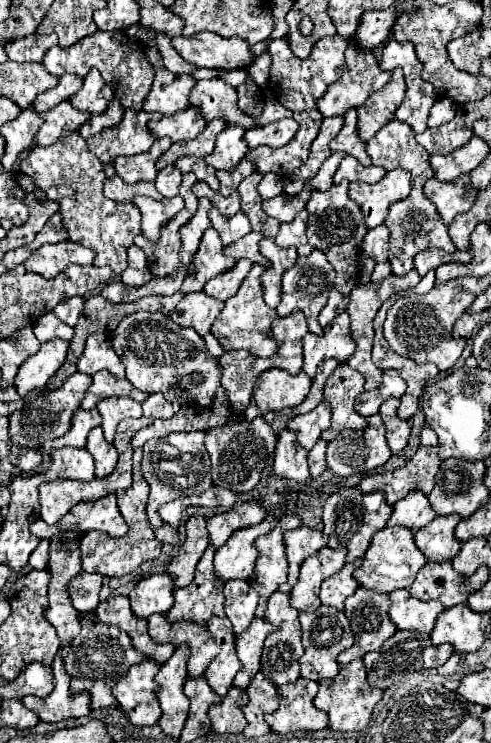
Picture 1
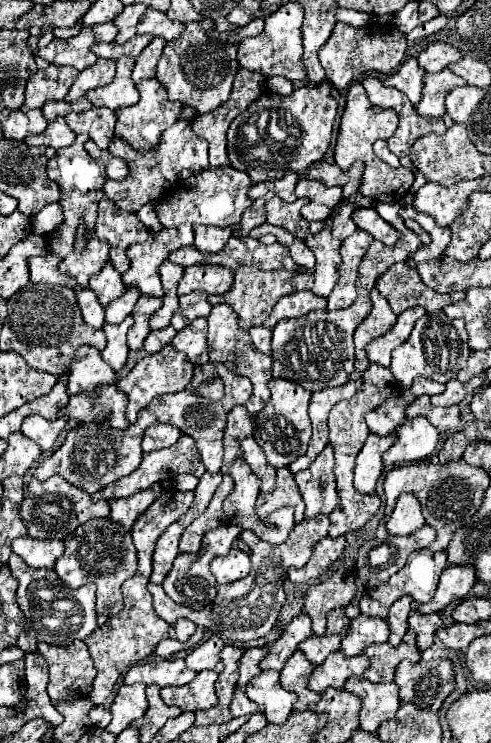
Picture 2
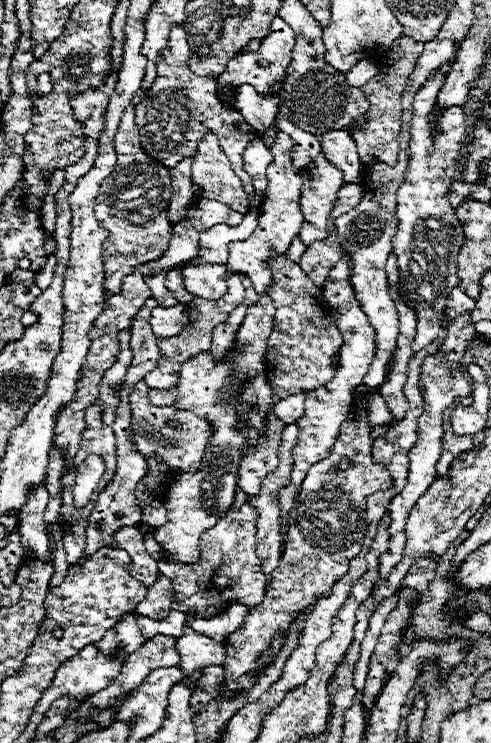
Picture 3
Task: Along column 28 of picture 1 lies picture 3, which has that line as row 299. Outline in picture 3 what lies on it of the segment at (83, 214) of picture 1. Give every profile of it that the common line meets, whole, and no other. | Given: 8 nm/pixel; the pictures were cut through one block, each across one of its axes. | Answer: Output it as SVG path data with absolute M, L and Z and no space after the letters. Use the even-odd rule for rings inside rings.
M158 272L154 276L146 276L146 282L150 286L150 292L152 292L152 298L158 302L158 306L162 308L172 308L178 304L178 300L174 298L174 294L164 286L164 278L166 278L166 272Z

